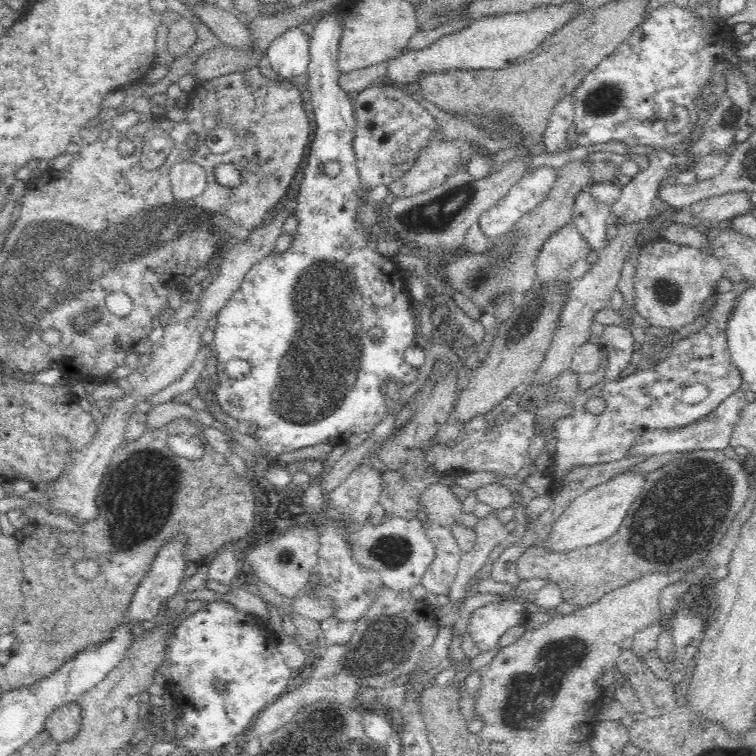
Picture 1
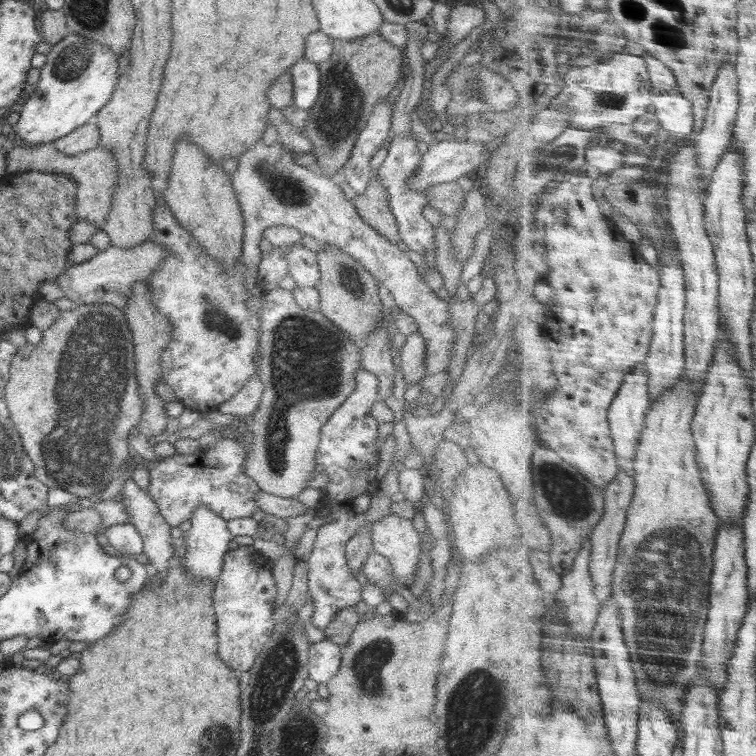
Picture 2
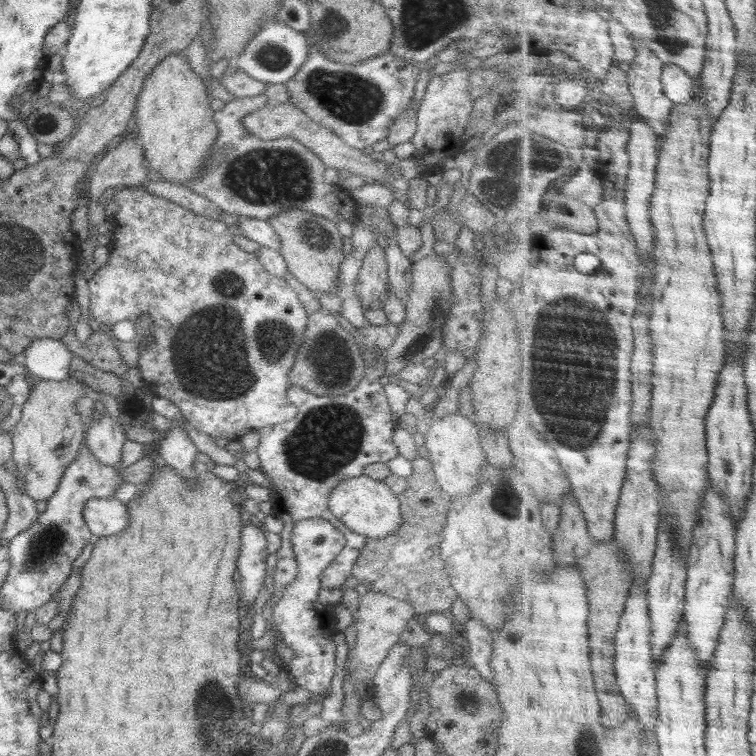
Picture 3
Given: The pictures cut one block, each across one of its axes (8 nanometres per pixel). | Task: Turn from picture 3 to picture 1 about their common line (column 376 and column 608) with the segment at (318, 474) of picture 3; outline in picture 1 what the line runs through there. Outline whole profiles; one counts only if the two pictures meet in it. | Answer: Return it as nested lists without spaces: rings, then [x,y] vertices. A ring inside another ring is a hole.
[[[741,281],[734,285],[732,290],[717,294],[716,304],[711,307],[712,314],[708,324],[695,334],[682,337],[679,342],[669,346],[666,358],[648,370],[626,374],[618,373],[624,370],[628,356],[633,356],[632,340],[633,329],[620,325],[606,325],[601,336],[601,347],[607,349],[608,366],[603,381],[592,388],[580,393],[578,391],[578,376],[570,370],[558,379],[550,382],[554,396],[550,400],[540,400],[538,404],[532,404],[530,408],[524,408],[525,412],[536,414],[538,407],[546,406],[550,401],[564,401],[573,405],[573,412],[567,417],[548,423],[547,420],[533,422],[535,430],[541,432],[542,437],[554,444],[552,467],[549,469],[551,485],[548,491],[552,494],[561,491],[563,480],[576,465],[593,465],[622,460],[626,452],[632,446],[636,446],[638,440],[642,440],[642,434],[650,430],[674,430],[684,428],[691,422],[700,420],[718,408],[726,398],[734,392],[741,390],[744,385],[739,369],[733,365],[726,326],[730,322],[730,316],[734,314],[734,308],[738,306],[736,299],[743,290],[752,282]],[[700,382],[708,389],[708,396],[698,403],[688,404],[682,399],[682,391],[688,386]],[[593,396],[605,400],[606,407],[603,413],[594,415],[586,411],[586,402]]]

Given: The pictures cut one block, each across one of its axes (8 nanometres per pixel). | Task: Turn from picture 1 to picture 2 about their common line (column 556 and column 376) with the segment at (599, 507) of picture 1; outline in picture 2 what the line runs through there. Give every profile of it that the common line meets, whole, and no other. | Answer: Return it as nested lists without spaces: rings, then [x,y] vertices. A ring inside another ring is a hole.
[[[390,513],[371,524],[373,550],[385,556],[394,571],[396,583],[410,588],[418,578],[421,535],[412,520]]]

